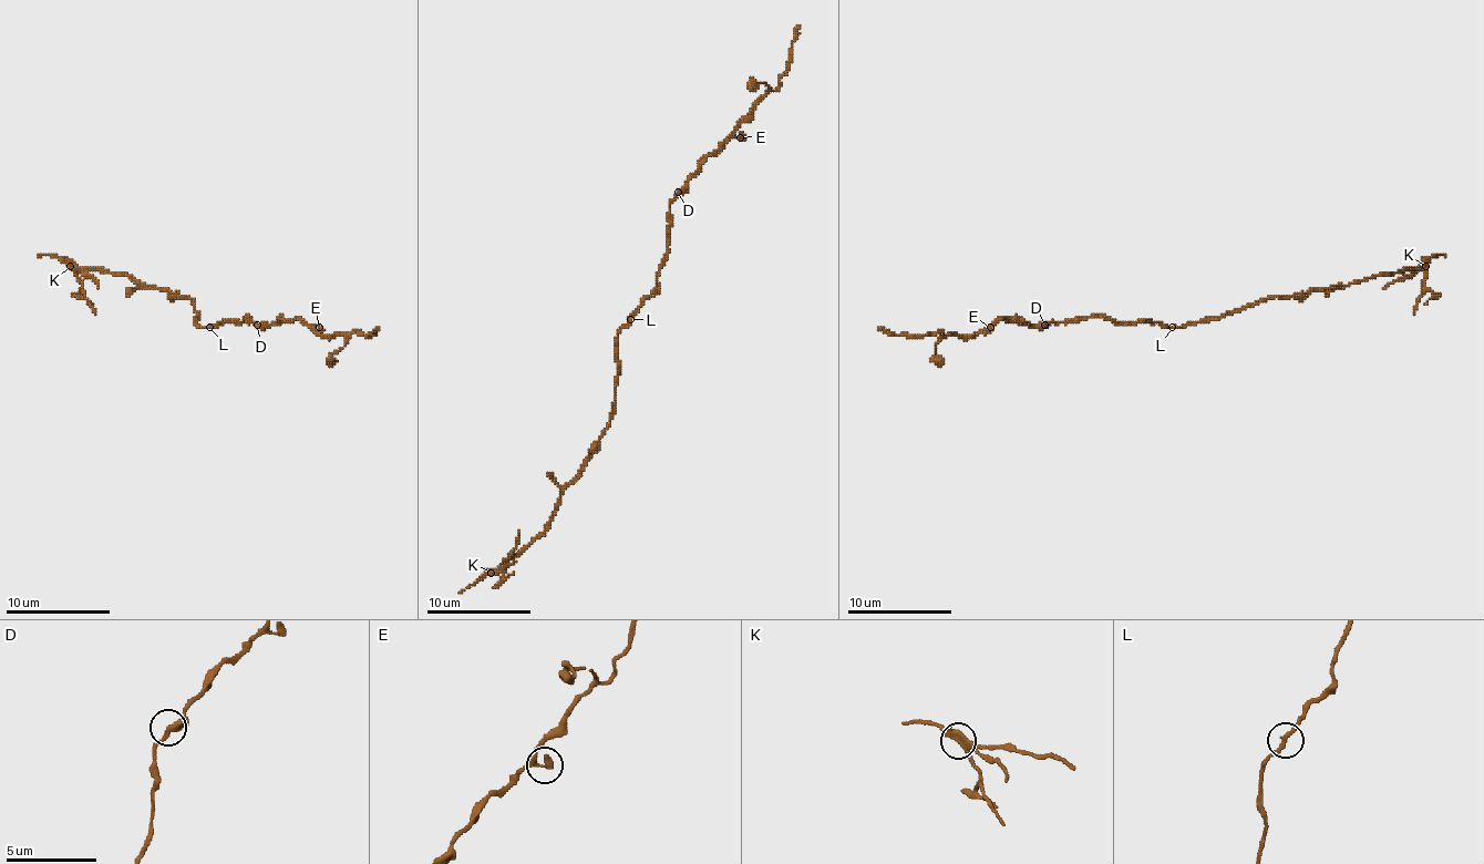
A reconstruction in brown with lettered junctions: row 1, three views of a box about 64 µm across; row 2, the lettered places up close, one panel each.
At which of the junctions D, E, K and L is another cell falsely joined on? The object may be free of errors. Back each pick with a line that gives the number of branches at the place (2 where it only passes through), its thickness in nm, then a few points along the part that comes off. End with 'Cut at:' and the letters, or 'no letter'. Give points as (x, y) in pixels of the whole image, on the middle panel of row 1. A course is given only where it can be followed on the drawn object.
K: Branches: 3. Thickness 280 nm. Course of the part to remove: (490, 572), (501, 572), (516, 562)
Cut at: K

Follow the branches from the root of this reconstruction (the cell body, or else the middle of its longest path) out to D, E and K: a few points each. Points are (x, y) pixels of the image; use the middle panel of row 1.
D: (628, 319), (657, 286), (657, 273), (667, 252), (669, 203), (678, 192)
E: (628, 319), (657, 286), (657, 273), (667, 252), (669, 203), (709, 155), (713, 155), (732, 137), (740, 137)
K: (628, 319), (618, 335), (615, 405), (599, 446), (584, 471), (563, 491), (549, 525), (490, 572)

